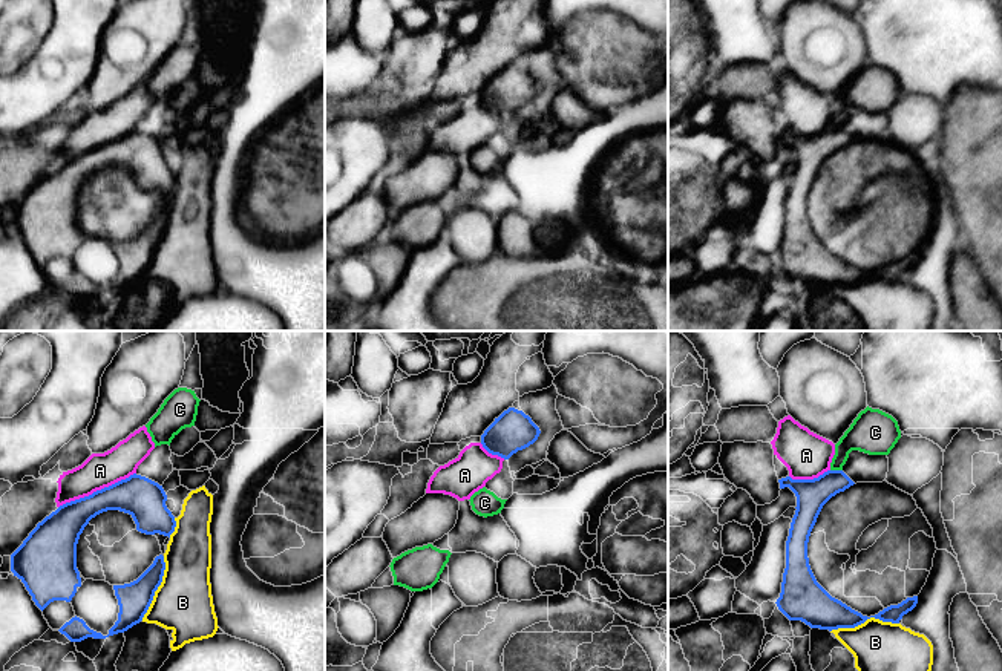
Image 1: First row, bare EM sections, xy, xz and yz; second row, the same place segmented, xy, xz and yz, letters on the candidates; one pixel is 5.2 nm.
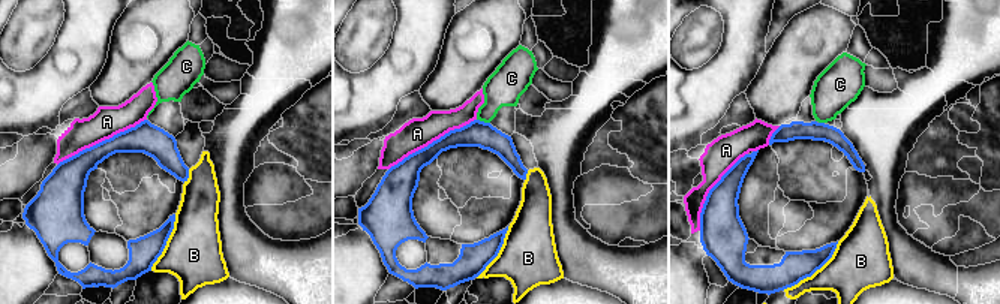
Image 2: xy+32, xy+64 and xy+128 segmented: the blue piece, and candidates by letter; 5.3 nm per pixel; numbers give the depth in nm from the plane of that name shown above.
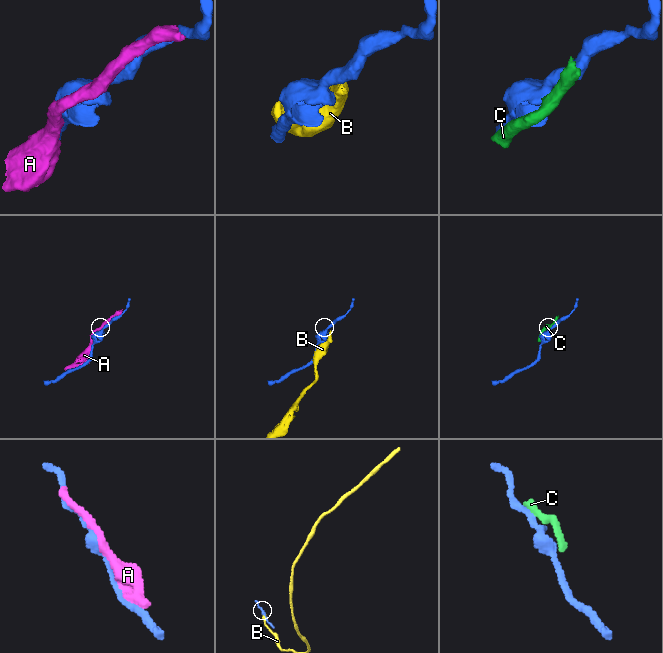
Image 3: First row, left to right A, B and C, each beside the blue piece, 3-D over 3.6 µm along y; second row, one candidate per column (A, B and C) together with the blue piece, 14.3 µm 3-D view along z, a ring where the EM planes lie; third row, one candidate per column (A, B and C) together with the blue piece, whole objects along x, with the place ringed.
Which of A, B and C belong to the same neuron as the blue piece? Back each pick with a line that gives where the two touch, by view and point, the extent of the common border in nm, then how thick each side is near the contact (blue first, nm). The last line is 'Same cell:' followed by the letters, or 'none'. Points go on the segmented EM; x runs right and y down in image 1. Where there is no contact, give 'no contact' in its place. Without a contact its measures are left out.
Same cell: none

